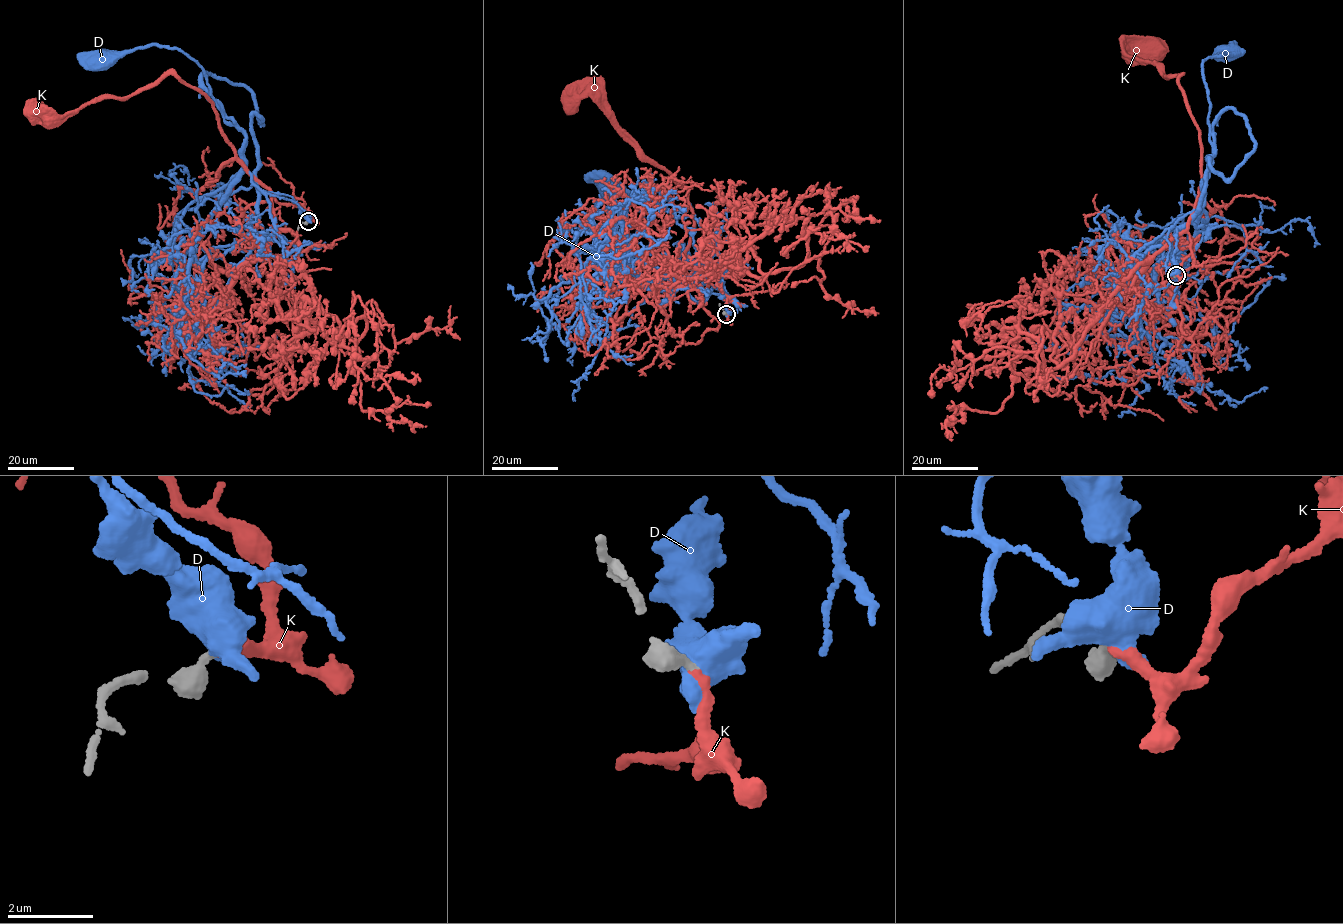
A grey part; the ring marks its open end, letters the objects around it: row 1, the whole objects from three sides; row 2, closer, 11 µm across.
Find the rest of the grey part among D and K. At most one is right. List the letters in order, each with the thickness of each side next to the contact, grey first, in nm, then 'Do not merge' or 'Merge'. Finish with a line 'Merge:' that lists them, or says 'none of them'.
D: Thickness 280 nm (grey) against 800 nm. Do not merge
K: Thickness 280 nm (grey) against 240 nm. Merge
Merge: K

